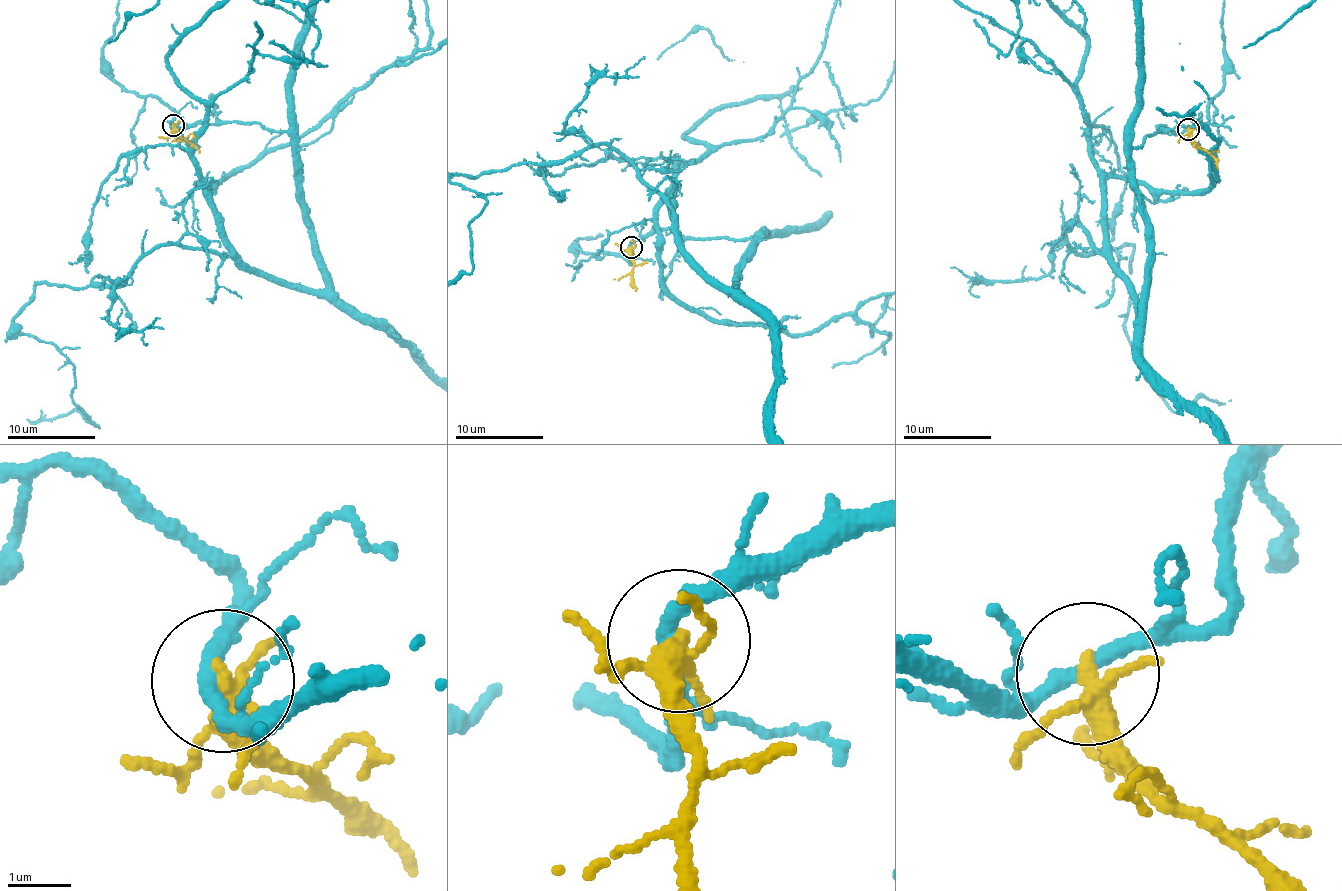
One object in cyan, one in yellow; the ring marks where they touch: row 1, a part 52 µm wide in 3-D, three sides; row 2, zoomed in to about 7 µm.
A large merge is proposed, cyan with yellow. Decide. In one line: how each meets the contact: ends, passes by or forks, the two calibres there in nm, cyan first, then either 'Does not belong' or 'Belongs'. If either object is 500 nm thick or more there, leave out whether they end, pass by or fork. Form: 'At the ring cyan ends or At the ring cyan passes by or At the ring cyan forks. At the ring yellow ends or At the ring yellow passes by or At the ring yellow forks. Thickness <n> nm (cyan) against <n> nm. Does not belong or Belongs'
At the ring cyan passes by. At the ring yellow forks. Thickness 260 nm (cyan) against 240 nm. Does not belong

